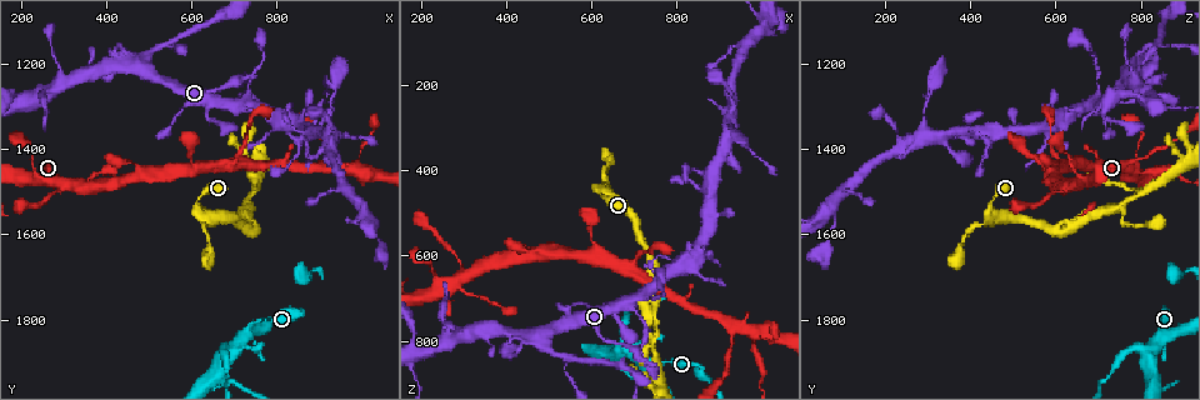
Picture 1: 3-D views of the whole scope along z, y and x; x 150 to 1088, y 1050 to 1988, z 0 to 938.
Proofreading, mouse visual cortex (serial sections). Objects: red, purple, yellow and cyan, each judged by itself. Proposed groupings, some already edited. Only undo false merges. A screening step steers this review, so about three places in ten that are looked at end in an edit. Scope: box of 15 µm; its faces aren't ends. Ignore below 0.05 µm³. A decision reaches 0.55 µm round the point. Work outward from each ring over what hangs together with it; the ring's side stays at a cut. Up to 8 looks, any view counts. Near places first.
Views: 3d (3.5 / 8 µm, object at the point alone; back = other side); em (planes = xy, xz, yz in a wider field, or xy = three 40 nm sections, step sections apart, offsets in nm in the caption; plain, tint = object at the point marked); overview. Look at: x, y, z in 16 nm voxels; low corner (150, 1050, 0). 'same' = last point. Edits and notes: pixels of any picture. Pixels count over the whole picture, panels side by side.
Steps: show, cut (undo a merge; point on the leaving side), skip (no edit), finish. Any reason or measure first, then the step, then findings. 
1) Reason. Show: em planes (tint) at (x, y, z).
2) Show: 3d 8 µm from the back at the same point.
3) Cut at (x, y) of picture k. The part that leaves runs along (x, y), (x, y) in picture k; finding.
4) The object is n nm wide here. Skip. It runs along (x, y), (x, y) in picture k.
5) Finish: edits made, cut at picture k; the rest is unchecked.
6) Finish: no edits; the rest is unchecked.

Looks like a crossing. Show: em xy step 5 (tint) at (275, 1260, 775).

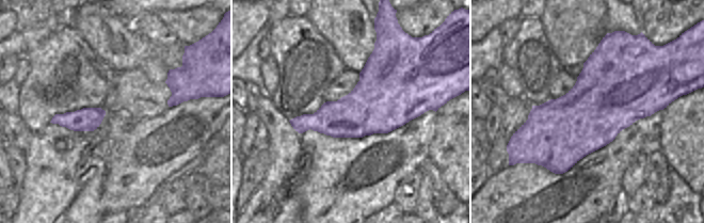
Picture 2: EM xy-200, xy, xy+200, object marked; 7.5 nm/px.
See where the arms go. Show: 3d 3.5 µm at the same point.

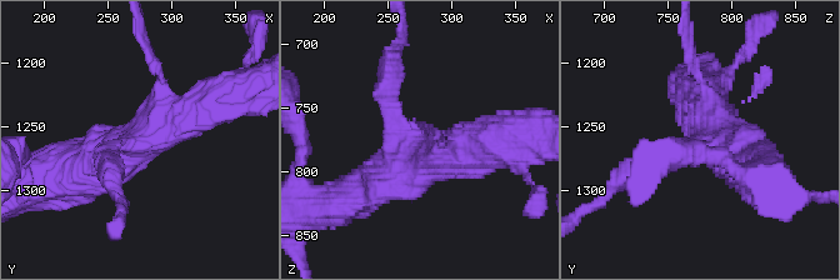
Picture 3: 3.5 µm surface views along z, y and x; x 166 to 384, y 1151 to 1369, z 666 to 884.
The arms are 150, 200, 600, 600 nm wide. Cut at (386, 73) of picture 3. The part that leaves runs along (391, 119), (388, 74), (400, 33) in picture 3; two cells meet here.

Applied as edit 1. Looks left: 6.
Redraw. Show: overview.

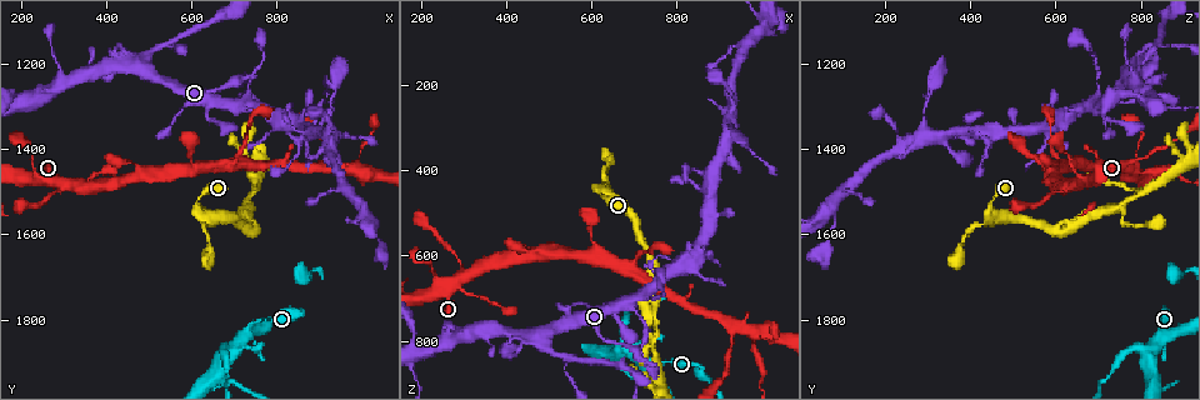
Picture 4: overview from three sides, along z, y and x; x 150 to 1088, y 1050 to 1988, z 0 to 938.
Two arms in line, one across. Show: 3d 3.5 µm at (535, 1155, 835).

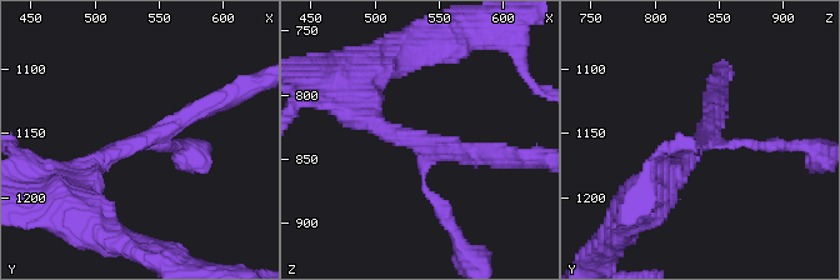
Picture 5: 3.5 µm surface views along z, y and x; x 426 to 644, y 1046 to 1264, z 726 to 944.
Shape alone is not enough. Show: em xy step 5 (tint) at (536, 1156, 836).

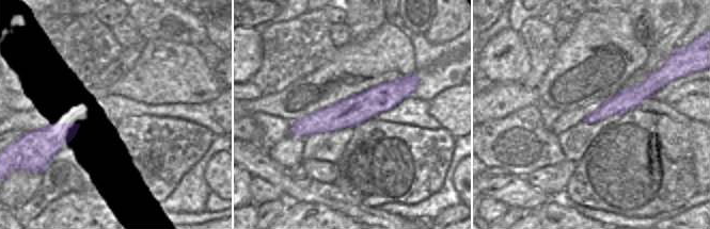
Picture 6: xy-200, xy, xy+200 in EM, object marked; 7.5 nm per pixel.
The object is 220 nm wide here. Skip. It runs along (83, 184), (98, 160), (209, 103) in picture 5; one cell here.

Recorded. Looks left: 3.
Looks like a crossing. Show: 3d 3.5 µm at (990, 1440, 790).

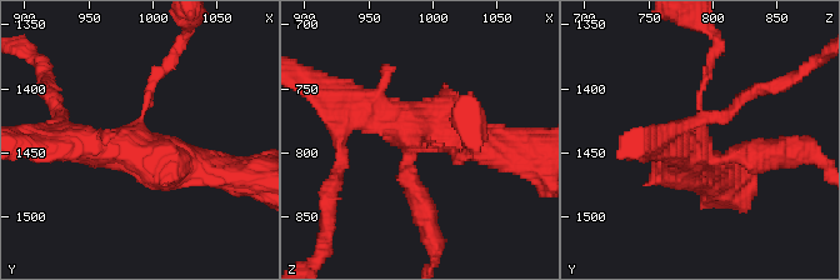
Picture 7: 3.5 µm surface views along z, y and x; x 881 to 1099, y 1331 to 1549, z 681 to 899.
4 arms meet here; the arms are 100, 250, 400, 450 nm wide. Show: em xy step 1 (tint) at (988, 1434, 790).

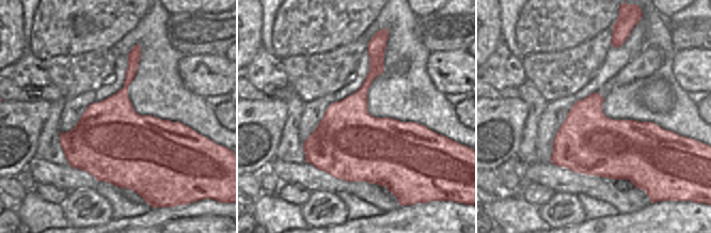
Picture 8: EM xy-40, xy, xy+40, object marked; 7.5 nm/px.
Show: em planes (tint) at the same point.

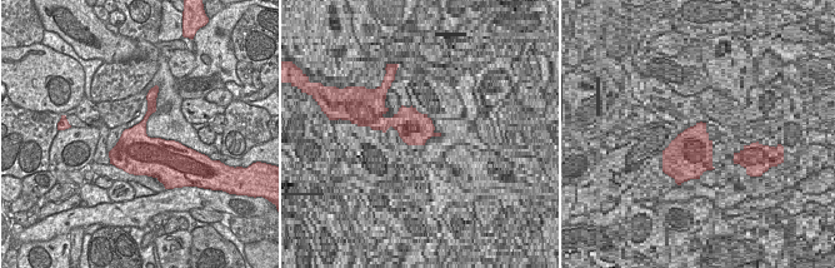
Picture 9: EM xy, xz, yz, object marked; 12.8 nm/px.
Skip. It runs along (336, 96), (483, 144) in picture 7; continuous, no second cell.

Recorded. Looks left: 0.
Finish: edits made, cut at picture 3; the rest is unchecked.

